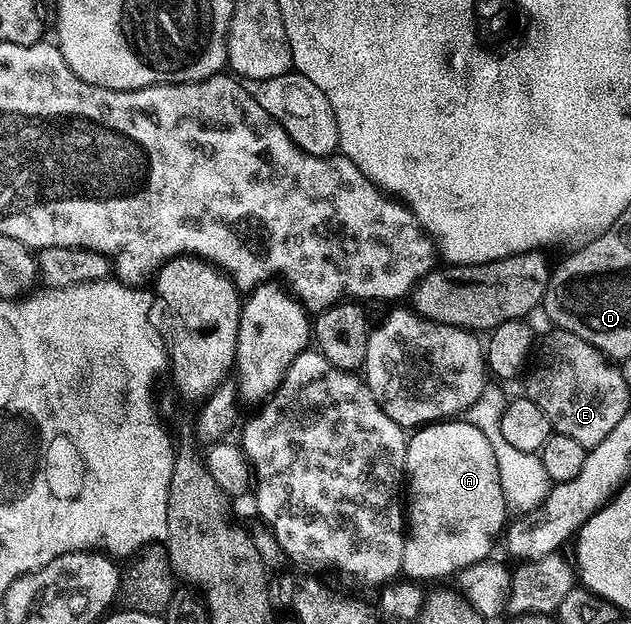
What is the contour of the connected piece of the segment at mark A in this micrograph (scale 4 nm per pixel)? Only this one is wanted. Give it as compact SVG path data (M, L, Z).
M439 421L427 423L417 428L406 440L406 473L405 486L408 488L408 530L405 532L406 544L404 545L404 557L402 558L401 574L410 581L423 581L422 579L446 579L457 576L465 567L471 567L473 563L481 563L487 558L490 546L499 542L504 528L507 526L508 508L506 498L500 489L500 473L496 469L496 453L492 453L492 445L488 445L488 437L480 433L471 423L465 421Z

